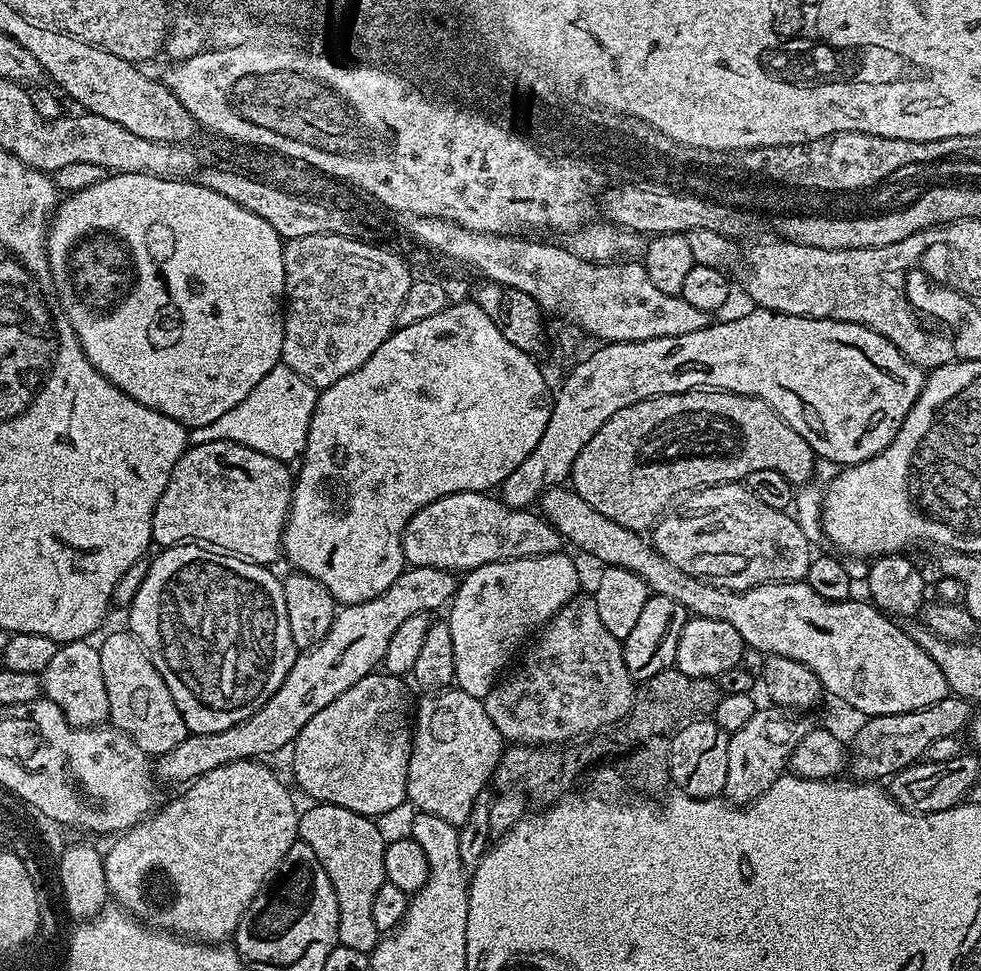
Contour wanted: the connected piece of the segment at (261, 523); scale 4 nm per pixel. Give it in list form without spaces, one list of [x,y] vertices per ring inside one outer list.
[[[219,440],[218,442],[206,442],[205,444],[193,444],[189,447],[187,452],[182,454],[182,458],[178,458],[178,462],[174,466],[174,470],[170,474],[170,482],[166,482],[166,490],[162,490],[162,498],[158,498],[158,506],[154,510],[154,518],[152,519],[152,539],[160,546],[171,546],[173,544],[183,544],[185,542],[199,542],[204,546],[215,546],[217,549],[223,550],[234,556],[243,556],[245,560],[251,560],[253,564],[258,564],[261,566],[272,566],[275,565],[275,560],[278,561],[282,556],[282,545],[284,542],[284,524],[288,520],[288,511],[292,505],[292,485],[294,483],[294,472],[285,461],[279,460],[278,458],[270,458],[270,454],[258,454],[258,450],[250,450],[250,446],[242,446],[241,444],[235,444],[229,440]]]

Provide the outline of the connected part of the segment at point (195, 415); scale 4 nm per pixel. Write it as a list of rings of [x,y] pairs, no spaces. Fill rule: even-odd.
[[[118,172],[105,175],[96,184],[65,195],[57,203],[56,211],[50,217],[46,268],[52,271],[52,284],[60,291],[63,315],[72,323],[74,334],[88,361],[110,383],[118,386],[118,390],[130,394],[134,402],[142,402],[142,406],[158,410],[158,414],[166,414],[166,418],[174,418],[191,430],[222,418],[226,410],[238,406],[238,402],[242,402],[242,398],[246,398],[246,394],[250,394],[250,390],[254,390],[254,386],[258,386],[258,382],[262,382],[262,378],[266,378],[266,374],[281,363],[286,311],[284,246],[285,241],[280,239],[278,230],[274,230],[270,222],[258,218],[258,214],[250,214],[250,210],[242,210],[238,202],[230,202],[230,198],[222,198],[222,194],[198,182],[152,176],[149,172]]]

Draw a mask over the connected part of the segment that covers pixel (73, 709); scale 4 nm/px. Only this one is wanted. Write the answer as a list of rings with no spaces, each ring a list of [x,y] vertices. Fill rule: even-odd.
[[[75,640],[57,647],[50,666],[42,674],[42,692],[60,707],[75,728],[94,728],[108,720],[106,682],[102,682],[100,649],[88,640]]]

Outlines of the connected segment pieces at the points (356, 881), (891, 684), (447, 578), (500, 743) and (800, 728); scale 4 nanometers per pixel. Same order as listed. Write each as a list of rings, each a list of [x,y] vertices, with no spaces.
[[[319,802],[308,805],[308,809],[300,812],[298,836],[307,842],[314,854],[318,854],[318,862],[322,862],[322,870],[326,870],[334,886],[338,898],[338,944],[371,954],[382,938],[378,926],[374,926],[372,907],[378,889],[386,879],[382,834],[378,834],[373,817],[355,813],[345,806]]]
[[[568,486],[548,489],[540,497],[538,508],[544,519],[554,525],[567,543],[569,540],[586,555],[601,560],[601,565],[625,568],[638,574],[655,595],[674,598],[674,602],[678,602],[692,616],[714,618],[714,622],[727,622],[729,626],[734,626],[734,630],[738,630],[738,634],[749,648],[756,648],[768,656],[794,658],[794,662],[802,662],[820,679],[820,687],[827,695],[829,692],[830,695],[837,696],[842,703],[849,704],[856,712],[861,712],[861,717],[922,710],[949,695],[946,678],[942,678],[942,670],[934,666],[930,654],[918,647],[910,639],[907,631],[896,625],[899,623],[895,619],[885,616],[871,602],[856,600],[857,598],[830,602],[821,598],[819,594],[814,594],[814,590],[810,590],[806,582],[759,584],[756,588],[747,588],[744,592],[736,592],[732,588],[719,588],[708,580],[694,578],[694,574],[686,574],[686,570],[678,570],[678,566],[674,566],[674,562],[662,555],[641,533],[626,530],[626,526],[618,526],[618,522],[606,518],[606,514],[598,514],[598,510],[590,506],[590,502],[583,500]]]
[[[408,566],[385,592],[378,594],[378,598],[370,598],[361,604],[343,605],[332,619],[332,625],[326,638],[322,638],[322,642],[318,642],[313,648],[301,651],[297,655],[294,666],[290,670],[290,674],[286,674],[282,686],[278,686],[278,690],[274,690],[274,694],[260,709],[254,714],[250,714],[250,718],[230,726],[230,730],[222,730],[218,734],[188,735],[185,740],[178,742],[178,746],[174,746],[174,750],[155,757],[155,779],[157,781],[165,780],[168,784],[187,786],[192,781],[210,774],[210,770],[218,770],[218,766],[226,766],[230,762],[239,760],[268,758],[264,756],[272,756],[275,752],[282,751],[284,747],[287,749],[302,728],[306,726],[306,722],[309,722],[318,710],[329,706],[330,702],[345,693],[359,679],[365,678],[366,675],[370,675],[371,672],[375,672],[381,667],[386,654],[386,646],[390,646],[390,638],[394,638],[394,630],[398,630],[398,626],[402,626],[402,622],[406,622],[406,618],[414,618],[424,613],[432,614],[435,608],[440,608],[443,604],[444,607],[451,605],[452,598],[456,595],[457,583],[458,576],[455,572],[444,572],[441,568]]]
[[[451,687],[435,697],[436,705],[433,706],[432,712],[428,708],[415,709],[414,712],[414,731],[412,733],[412,753],[409,760],[409,774],[408,774],[408,792],[407,799],[410,801],[413,808],[417,812],[425,812],[426,814],[438,814],[438,818],[443,818],[446,822],[455,824],[457,826],[464,824],[466,818],[470,814],[470,810],[474,806],[474,802],[478,798],[480,792],[485,791],[489,787],[490,781],[496,775],[496,768],[500,765],[500,758],[504,754],[506,741],[501,736],[498,729],[494,726],[494,722],[490,722],[490,714],[486,714],[484,709],[484,701],[474,698],[470,694],[466,694],[461,688]]]
[[[776,706],[761,707],[742,726],[742,730],[728,737],[728,761],[726,762],[726,786],[724,796],[737,806],[747,806],[755,802],[780,776],[785,775],[790,754],[808,733],[809,721],[795,720],[795,715]]]

